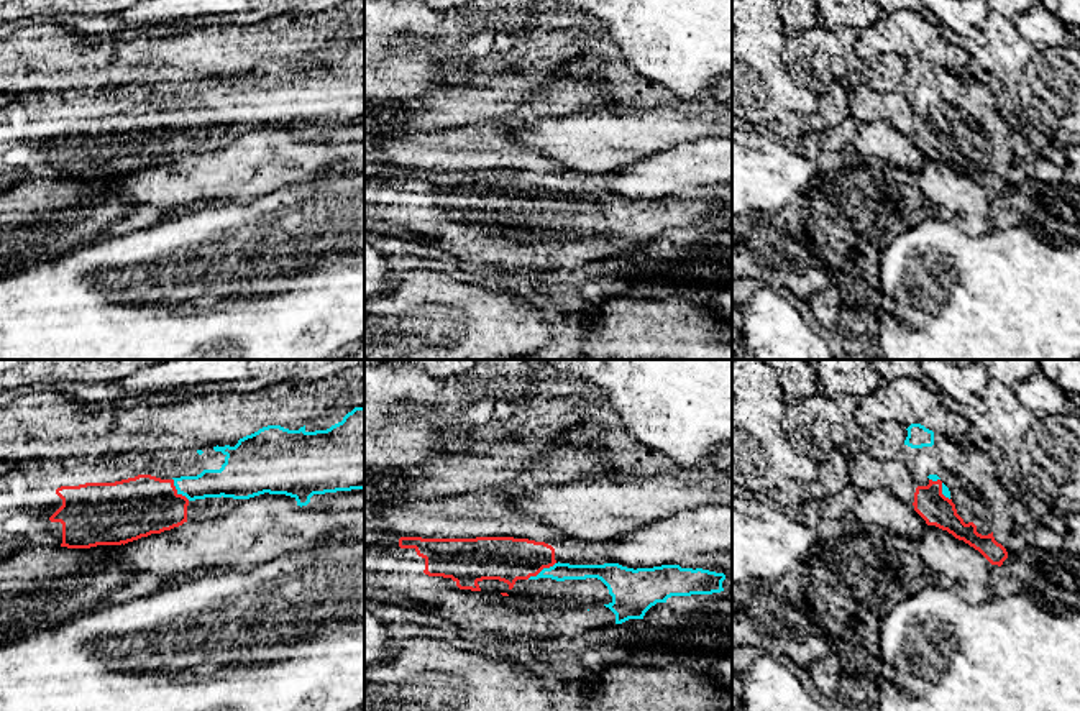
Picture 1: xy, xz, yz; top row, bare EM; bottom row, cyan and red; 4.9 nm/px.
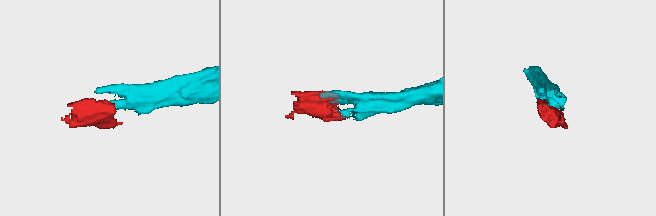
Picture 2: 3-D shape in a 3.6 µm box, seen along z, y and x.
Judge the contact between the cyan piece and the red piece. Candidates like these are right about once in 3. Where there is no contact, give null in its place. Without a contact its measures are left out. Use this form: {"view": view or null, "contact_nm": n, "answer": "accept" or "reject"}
{"view": "xz", "contact_nm": 170, "answer": "accept"}

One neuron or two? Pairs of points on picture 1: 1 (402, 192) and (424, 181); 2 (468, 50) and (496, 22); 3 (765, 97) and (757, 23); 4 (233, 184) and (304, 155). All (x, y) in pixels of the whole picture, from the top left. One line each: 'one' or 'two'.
1: one
2: two
3: one
4: one

